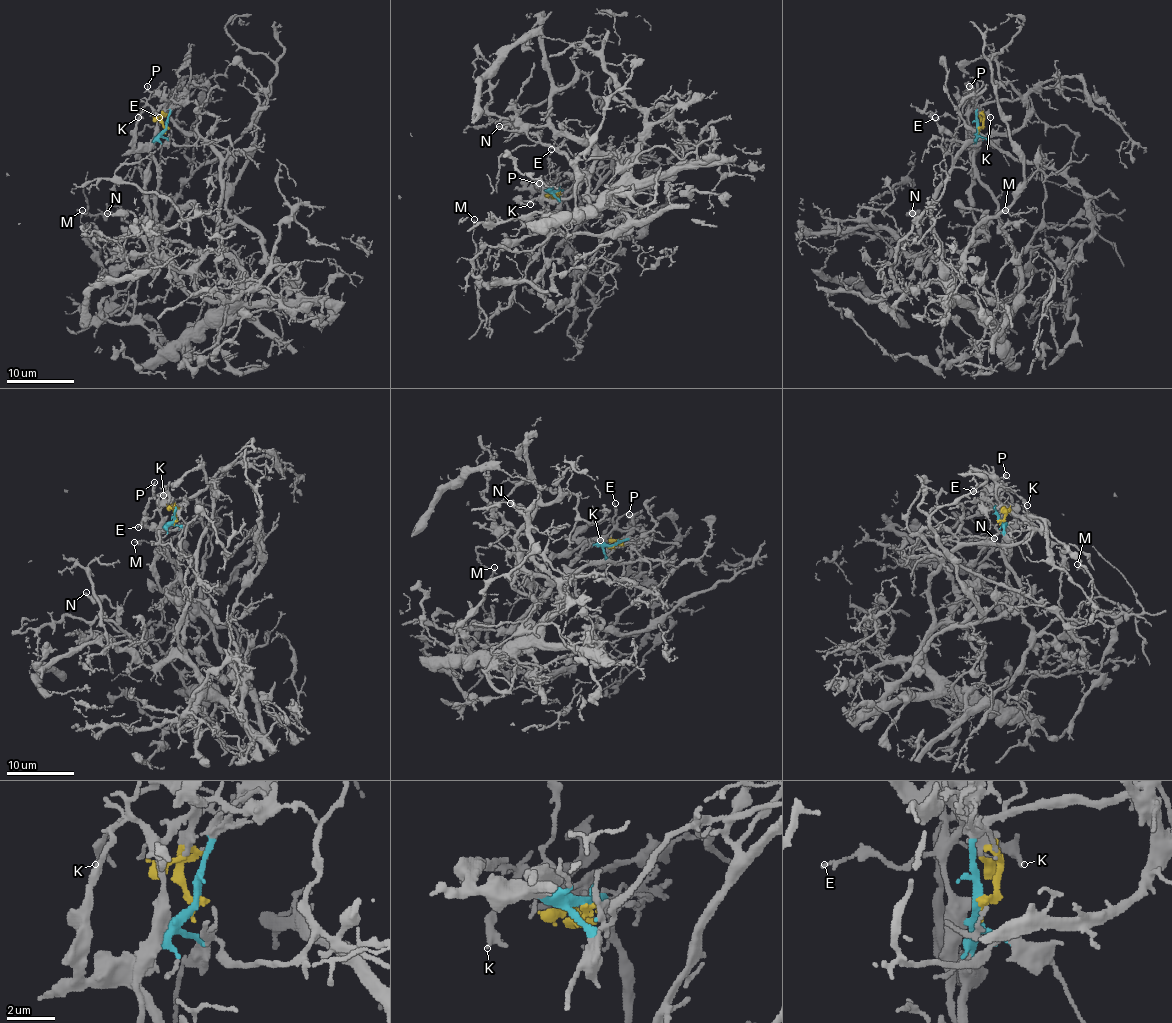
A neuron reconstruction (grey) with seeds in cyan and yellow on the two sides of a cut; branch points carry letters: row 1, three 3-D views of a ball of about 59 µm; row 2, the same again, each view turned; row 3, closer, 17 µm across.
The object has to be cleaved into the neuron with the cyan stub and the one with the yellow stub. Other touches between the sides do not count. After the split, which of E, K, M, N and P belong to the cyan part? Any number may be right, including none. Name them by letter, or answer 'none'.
M, N

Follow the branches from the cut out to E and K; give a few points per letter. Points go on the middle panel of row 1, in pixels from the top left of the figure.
E: (558, 192), (546, 196), (543, 189), (551, 148)
K: (558, 192), (546, 196), (543, 192), (544, 185), (538, 185), (532, 191), (529, 204)

